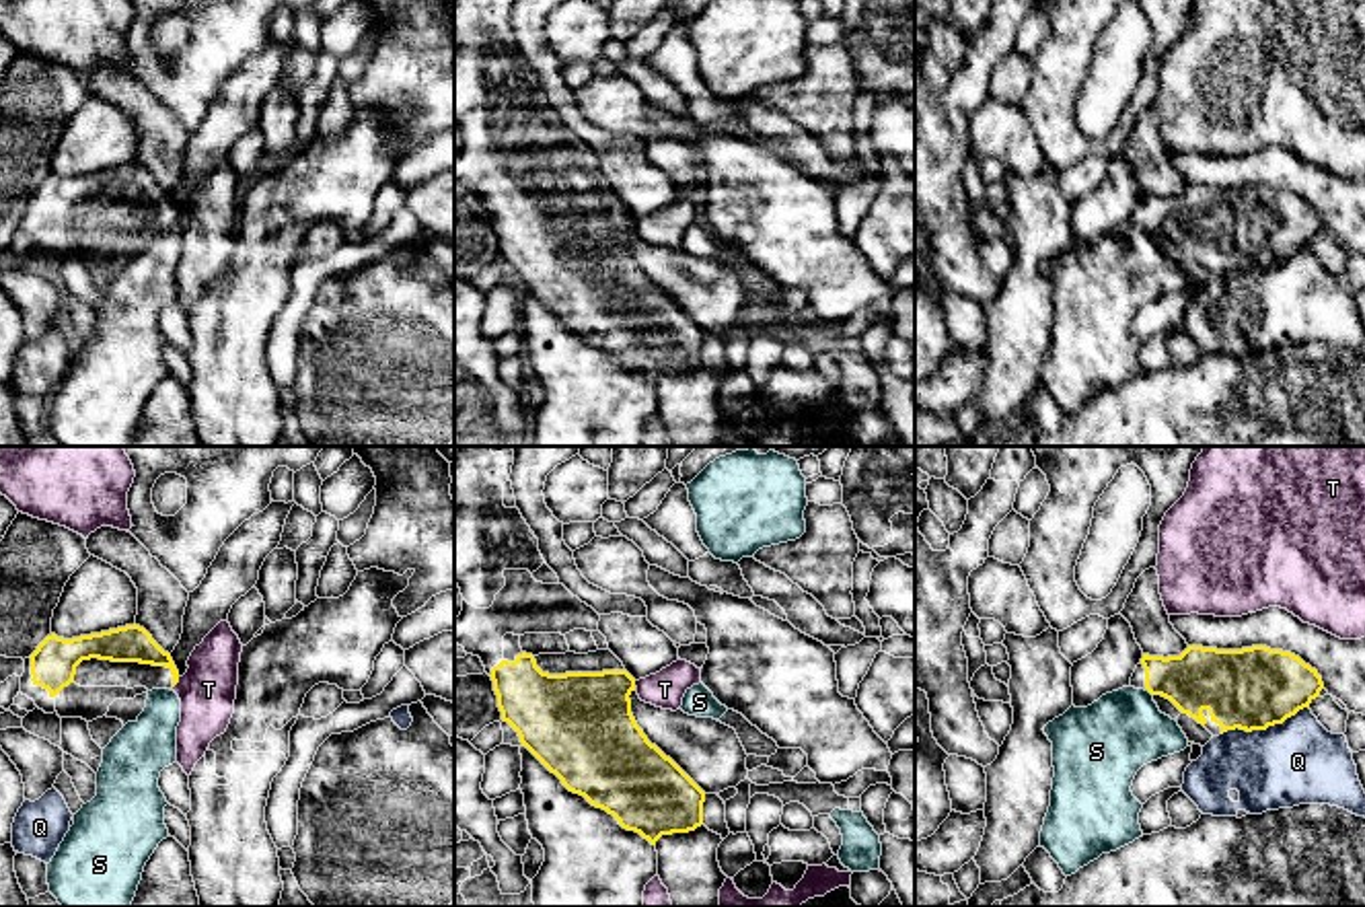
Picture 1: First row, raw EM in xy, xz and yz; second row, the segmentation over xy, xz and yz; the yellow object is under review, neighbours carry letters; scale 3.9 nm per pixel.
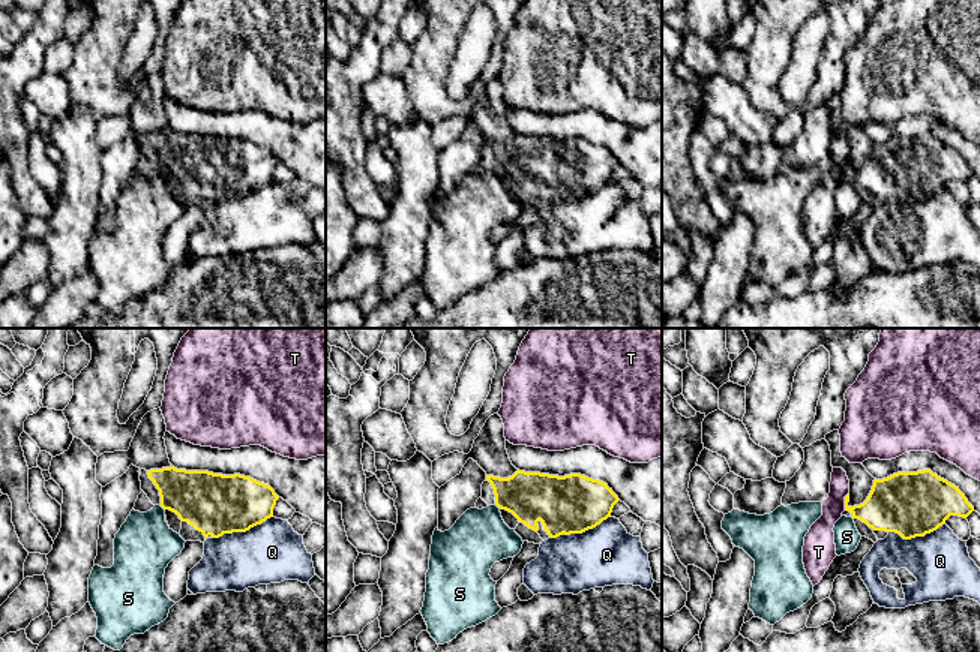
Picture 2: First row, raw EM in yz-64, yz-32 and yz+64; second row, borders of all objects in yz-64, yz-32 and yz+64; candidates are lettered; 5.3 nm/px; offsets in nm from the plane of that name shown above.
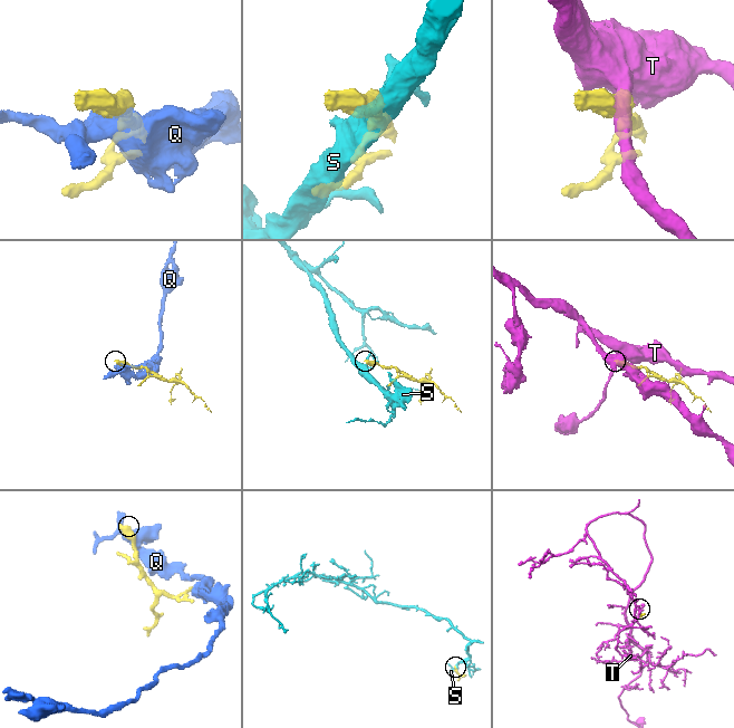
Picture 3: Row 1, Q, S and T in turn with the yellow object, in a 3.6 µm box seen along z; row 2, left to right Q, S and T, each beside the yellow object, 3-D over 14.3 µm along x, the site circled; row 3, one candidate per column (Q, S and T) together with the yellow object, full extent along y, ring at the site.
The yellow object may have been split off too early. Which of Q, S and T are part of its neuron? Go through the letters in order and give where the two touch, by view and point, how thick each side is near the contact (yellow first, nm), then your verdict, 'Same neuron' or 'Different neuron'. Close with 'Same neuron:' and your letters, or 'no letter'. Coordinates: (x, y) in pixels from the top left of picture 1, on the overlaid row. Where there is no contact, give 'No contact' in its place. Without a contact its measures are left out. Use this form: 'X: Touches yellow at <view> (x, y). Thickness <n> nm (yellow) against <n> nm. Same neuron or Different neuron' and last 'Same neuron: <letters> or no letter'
Q: Touches yellow at yz (1265, 729). Thickness 320 nm (yellow) against 320 nm. Different neuron
S: Touches yellow at yz (1150, 692). Thickness 240 nm (yellow) against 320 nm. Different neuron
T: Touches yellow at xy (177, 681). Thickness 140 nm (yellow) against 220 nm. Different neuron
Same neuron: no letter

